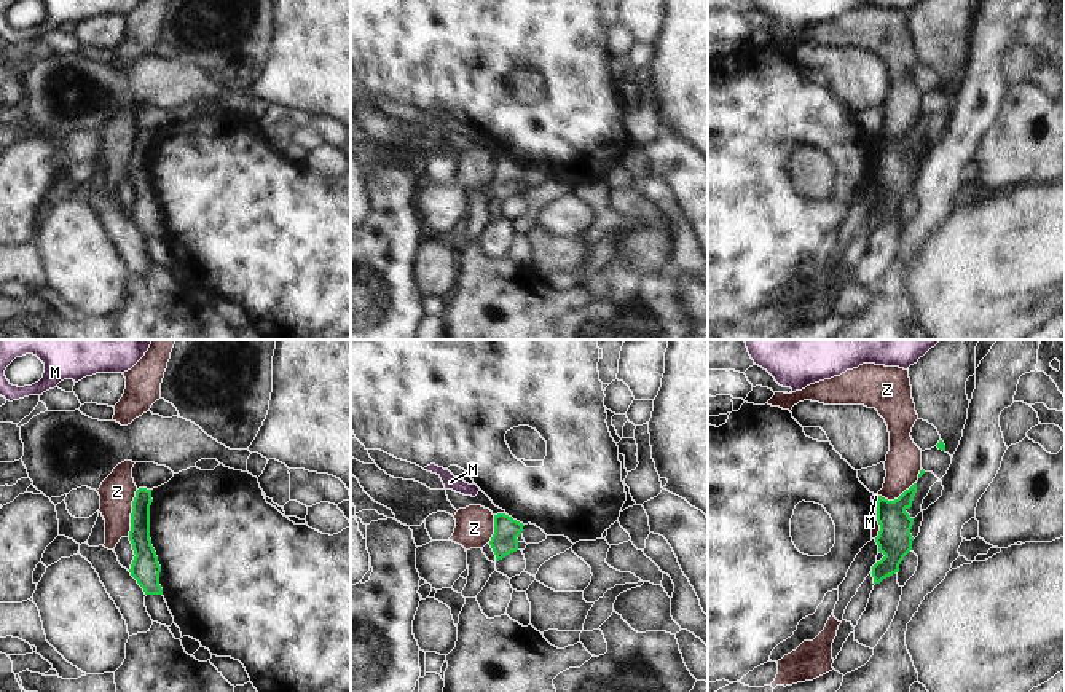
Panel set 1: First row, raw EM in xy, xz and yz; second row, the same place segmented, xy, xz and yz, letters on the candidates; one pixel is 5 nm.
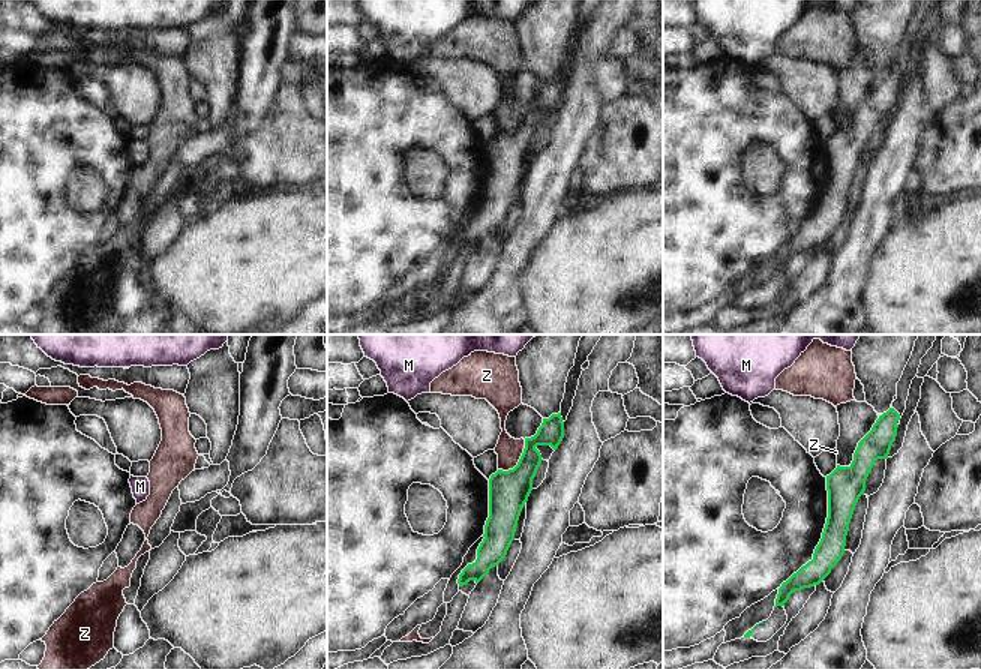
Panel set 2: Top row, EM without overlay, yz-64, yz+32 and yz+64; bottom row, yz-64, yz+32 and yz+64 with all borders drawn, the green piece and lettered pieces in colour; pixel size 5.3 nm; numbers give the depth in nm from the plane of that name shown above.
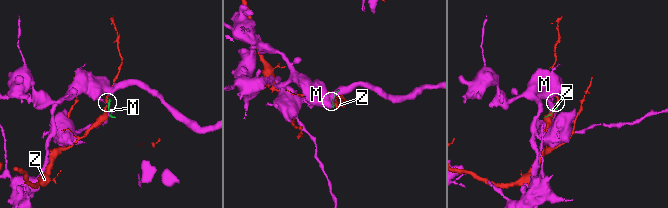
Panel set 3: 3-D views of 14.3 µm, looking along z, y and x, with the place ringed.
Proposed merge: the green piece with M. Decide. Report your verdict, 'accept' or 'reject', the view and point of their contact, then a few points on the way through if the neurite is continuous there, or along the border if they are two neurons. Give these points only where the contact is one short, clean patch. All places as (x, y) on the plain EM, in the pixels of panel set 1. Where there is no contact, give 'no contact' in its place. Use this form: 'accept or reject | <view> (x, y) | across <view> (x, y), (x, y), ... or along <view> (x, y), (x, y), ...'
reject | yz (879, 142) | along yz (879, 139), (876, 145)

